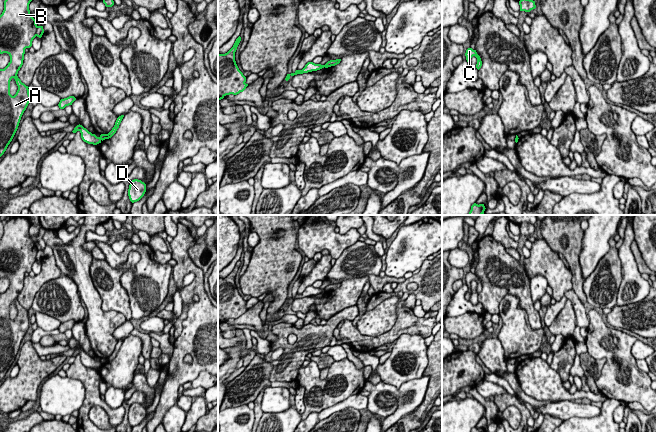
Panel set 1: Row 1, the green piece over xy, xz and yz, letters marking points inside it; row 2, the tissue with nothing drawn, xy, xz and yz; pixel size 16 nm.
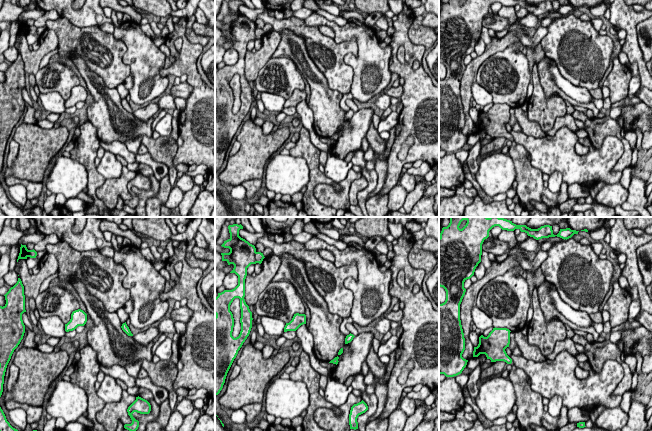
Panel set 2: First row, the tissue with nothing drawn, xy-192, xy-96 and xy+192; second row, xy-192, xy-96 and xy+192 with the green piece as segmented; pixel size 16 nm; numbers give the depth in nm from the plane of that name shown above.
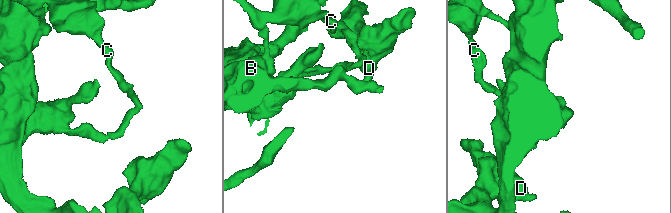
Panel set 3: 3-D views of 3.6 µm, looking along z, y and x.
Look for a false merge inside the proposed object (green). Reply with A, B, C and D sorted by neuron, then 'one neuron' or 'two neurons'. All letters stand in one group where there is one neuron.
groups A B D / C; two neurons

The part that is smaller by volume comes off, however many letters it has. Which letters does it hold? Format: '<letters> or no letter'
A, B, D

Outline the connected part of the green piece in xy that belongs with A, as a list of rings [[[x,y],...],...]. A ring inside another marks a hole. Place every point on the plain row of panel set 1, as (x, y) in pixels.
[[[16,215],[6,222],[0,239],[0,278],[10,280],[8,289],[0,293],[0,381],[12,365],[30,324],[29,311],[17,298],[23,289],[25,273],[32,270],[38,251],[30,238],[31,225],[26,215]],[[12,302],[18,310],[14,320],[10,318]]]

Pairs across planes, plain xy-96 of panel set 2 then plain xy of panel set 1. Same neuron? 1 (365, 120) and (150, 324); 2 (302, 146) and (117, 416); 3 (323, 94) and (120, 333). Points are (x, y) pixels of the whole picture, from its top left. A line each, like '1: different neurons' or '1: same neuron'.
1: different neurons
2: same neuron
3: different neurons

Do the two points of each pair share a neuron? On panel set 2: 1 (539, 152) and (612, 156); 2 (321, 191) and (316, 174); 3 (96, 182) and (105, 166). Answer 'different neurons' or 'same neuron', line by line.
1: same neuron
2: different neurons
3: different neurons

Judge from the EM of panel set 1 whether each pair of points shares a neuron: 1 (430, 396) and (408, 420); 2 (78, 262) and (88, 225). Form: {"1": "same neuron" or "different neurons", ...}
{"1": "same neuron", "2": "same neuron"}

